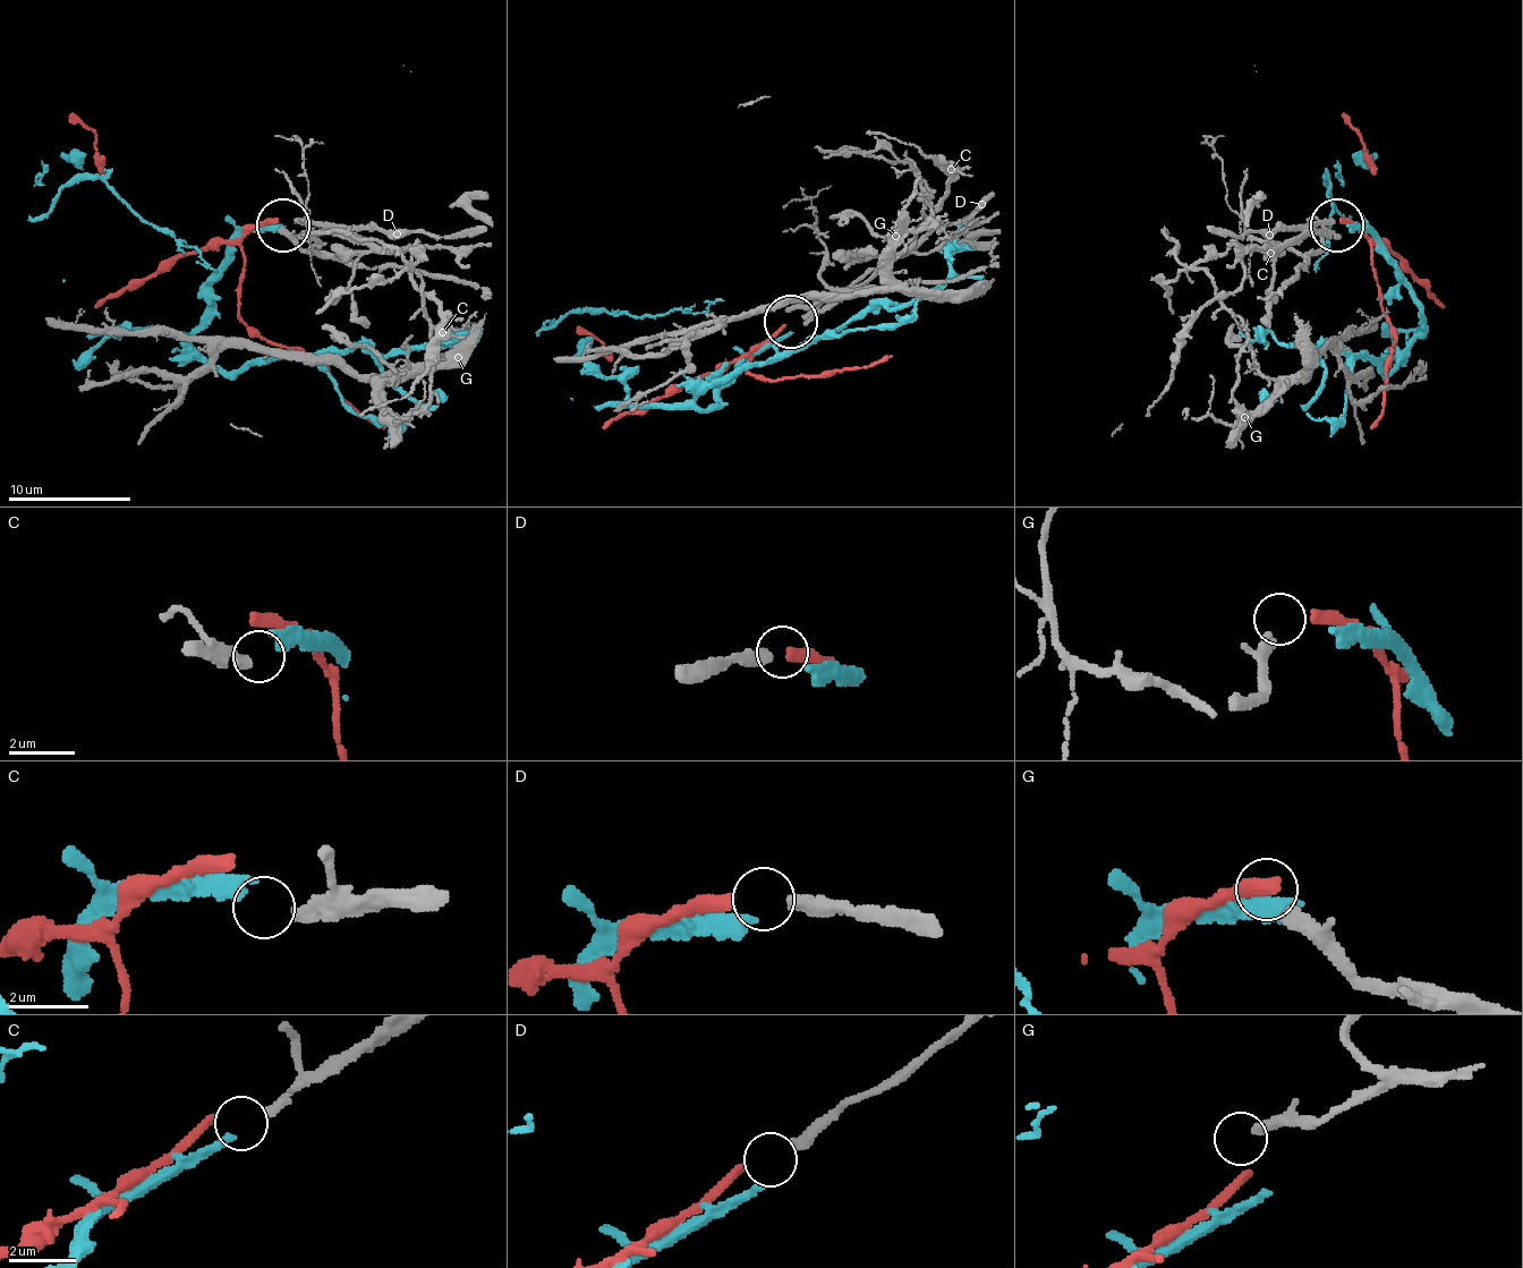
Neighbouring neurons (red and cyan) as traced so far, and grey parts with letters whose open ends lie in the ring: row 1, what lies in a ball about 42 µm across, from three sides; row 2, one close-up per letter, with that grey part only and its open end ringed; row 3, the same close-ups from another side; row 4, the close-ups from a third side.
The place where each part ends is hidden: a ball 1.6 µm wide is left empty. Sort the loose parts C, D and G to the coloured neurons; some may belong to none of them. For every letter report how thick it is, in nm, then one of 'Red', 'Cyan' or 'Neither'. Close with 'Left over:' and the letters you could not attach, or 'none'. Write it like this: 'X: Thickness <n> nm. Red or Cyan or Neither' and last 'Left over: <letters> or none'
C: Thickness 280 nm. Cyan
D: Thickness 360 nm. Red
G: Thickness 400 nm. Neither
Left over: G

